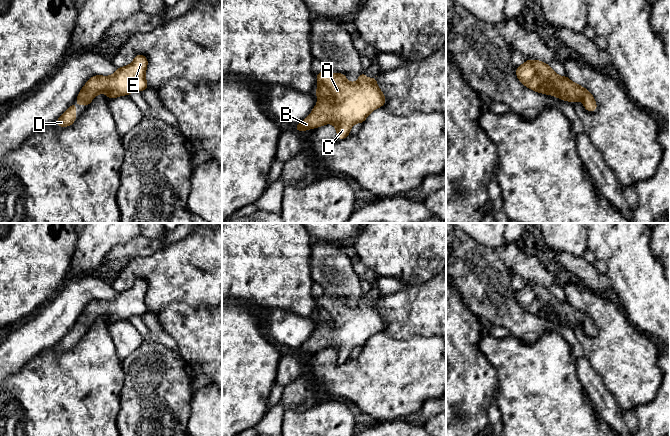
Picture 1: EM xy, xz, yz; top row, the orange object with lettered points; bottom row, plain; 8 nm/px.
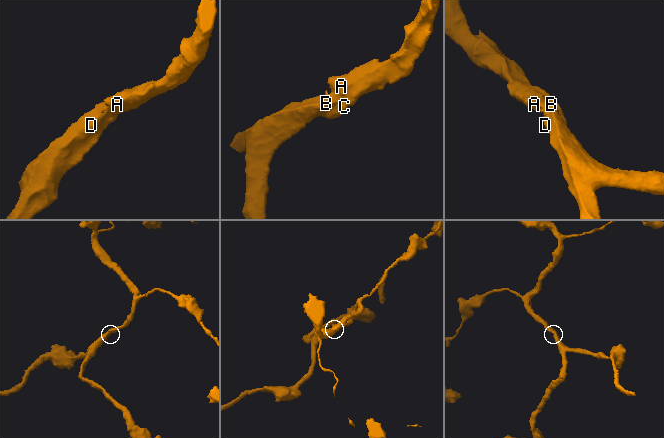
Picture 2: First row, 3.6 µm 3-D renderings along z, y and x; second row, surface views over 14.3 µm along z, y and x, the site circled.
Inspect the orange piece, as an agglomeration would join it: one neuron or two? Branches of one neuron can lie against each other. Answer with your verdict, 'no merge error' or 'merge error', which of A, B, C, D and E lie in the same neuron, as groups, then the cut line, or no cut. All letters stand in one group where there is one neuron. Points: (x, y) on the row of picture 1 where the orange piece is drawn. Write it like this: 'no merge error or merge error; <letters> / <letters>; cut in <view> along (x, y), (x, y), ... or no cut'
no merge error; A B C D E; no cut

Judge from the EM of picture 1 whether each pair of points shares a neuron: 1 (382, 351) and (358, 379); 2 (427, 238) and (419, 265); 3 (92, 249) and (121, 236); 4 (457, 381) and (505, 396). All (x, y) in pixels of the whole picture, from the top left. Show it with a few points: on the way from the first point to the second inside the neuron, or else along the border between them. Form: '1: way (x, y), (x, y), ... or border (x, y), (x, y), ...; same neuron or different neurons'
1: way (378, 358), (364, 372); same neuron
2: way (420, 245), (419, 258); same neuron
3: way (99, 242), (105, 236), (114, 236); same neuron
4: border (492, 366), (497, 376), (497, 389); different neurons

